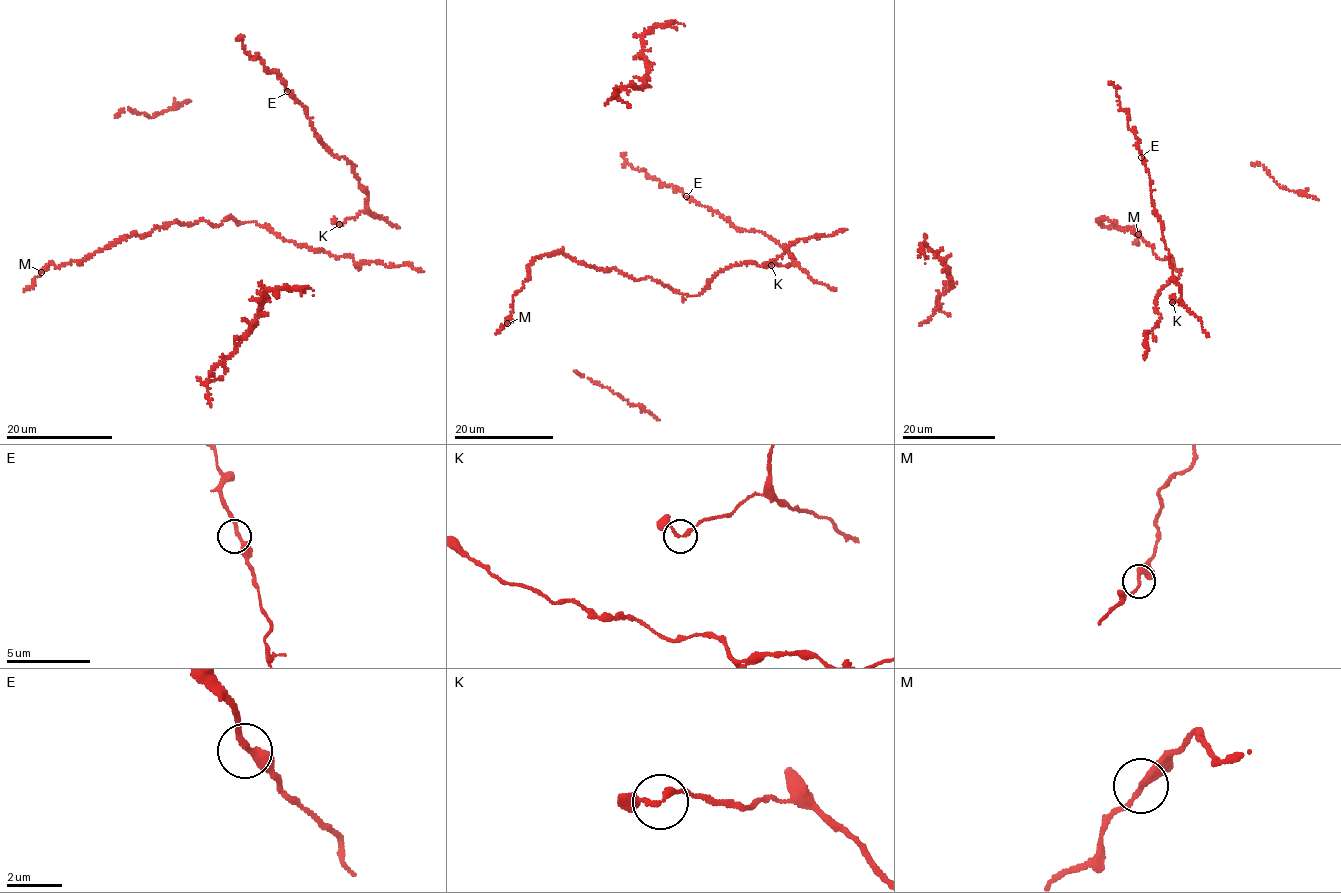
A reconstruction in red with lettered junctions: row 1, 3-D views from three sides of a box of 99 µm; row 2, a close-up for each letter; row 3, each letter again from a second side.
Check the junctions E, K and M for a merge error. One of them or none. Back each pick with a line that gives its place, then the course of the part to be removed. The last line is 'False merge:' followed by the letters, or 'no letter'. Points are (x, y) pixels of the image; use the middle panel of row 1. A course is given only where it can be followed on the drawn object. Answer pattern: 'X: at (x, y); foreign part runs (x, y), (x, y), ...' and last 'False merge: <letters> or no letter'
False merge: no letter

